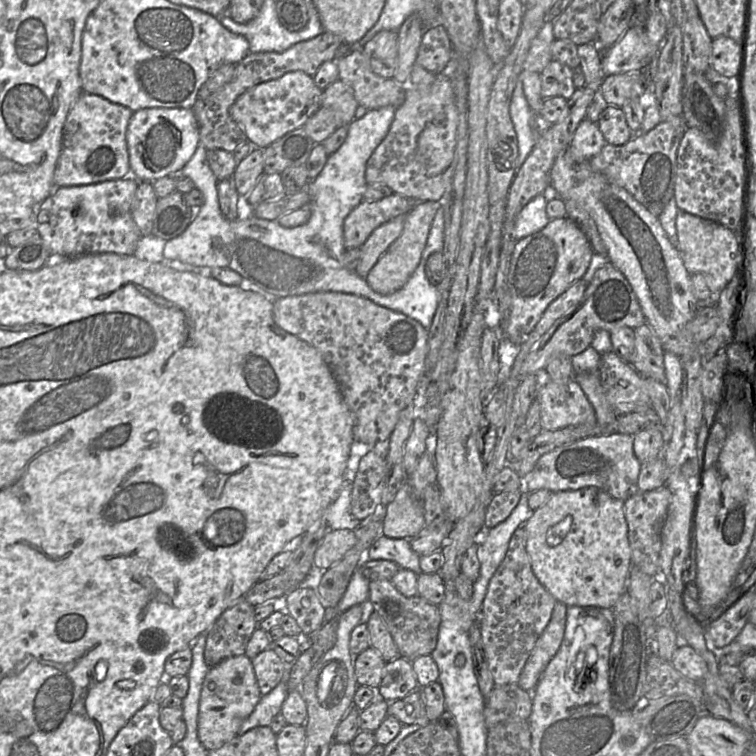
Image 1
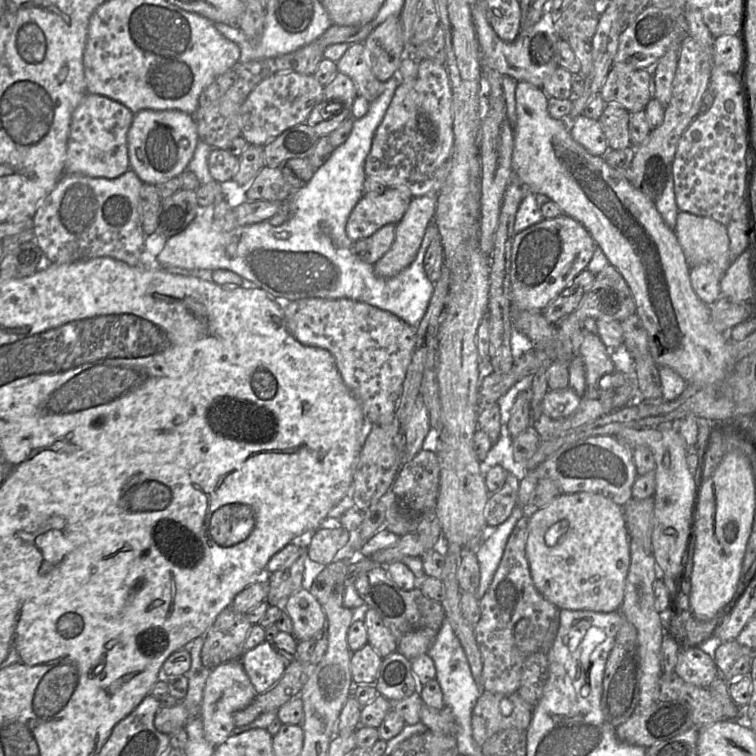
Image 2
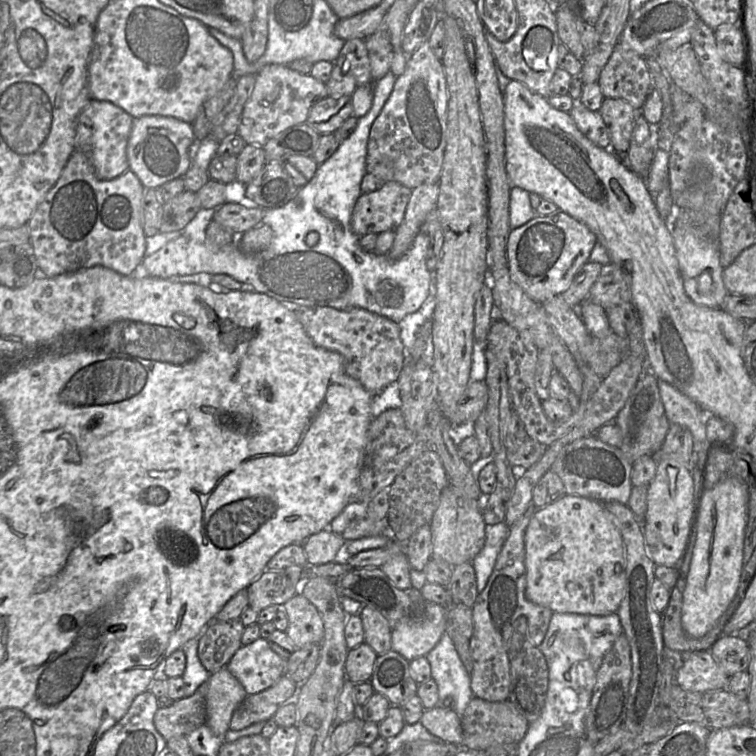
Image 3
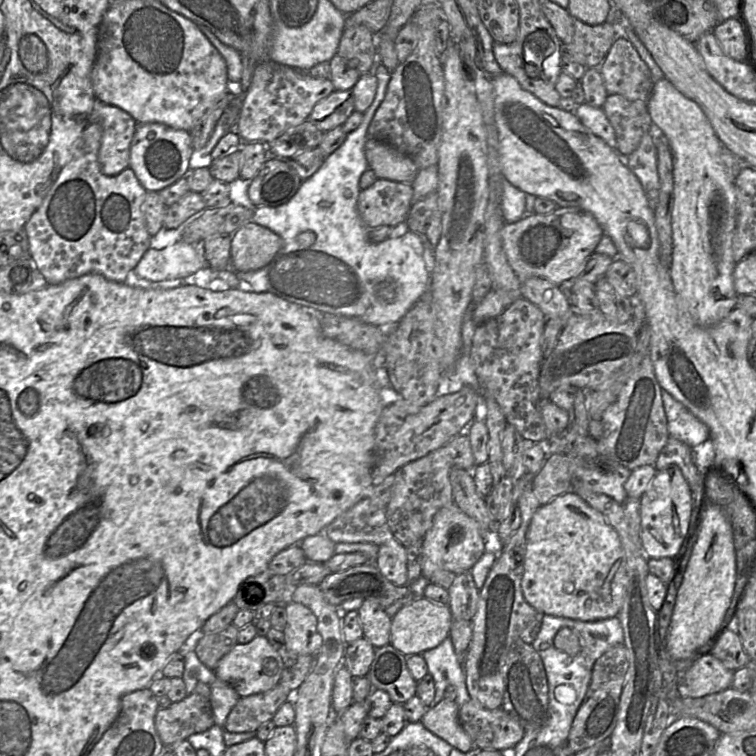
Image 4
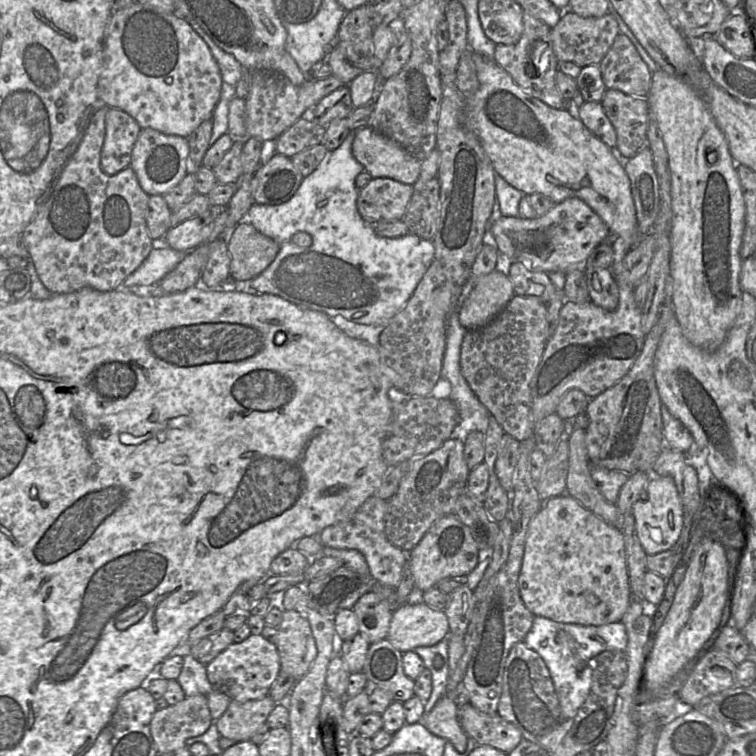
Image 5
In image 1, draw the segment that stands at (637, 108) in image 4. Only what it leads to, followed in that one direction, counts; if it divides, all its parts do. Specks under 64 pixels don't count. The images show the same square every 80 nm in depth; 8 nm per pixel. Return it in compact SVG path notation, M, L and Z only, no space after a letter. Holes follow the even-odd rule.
M607 106L598 120L598 127L608 144L621 146L634 137L622 108Z

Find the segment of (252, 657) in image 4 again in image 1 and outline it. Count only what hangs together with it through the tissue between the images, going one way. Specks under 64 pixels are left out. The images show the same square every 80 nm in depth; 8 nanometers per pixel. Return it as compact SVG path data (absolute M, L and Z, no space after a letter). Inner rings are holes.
M267 648L266 650L262 651L256 657L251 659L251 661L261 695L268 694L270 691L272 691L281 681L286 671L286 665L292 665L286 664L272 648Z

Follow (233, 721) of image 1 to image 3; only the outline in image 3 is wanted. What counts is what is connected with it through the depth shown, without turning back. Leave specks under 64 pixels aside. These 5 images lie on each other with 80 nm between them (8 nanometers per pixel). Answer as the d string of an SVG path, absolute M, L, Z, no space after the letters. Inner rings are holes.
M226 667L211 674L206 695L206 725L223 741L234 711L247 696L242 684Z

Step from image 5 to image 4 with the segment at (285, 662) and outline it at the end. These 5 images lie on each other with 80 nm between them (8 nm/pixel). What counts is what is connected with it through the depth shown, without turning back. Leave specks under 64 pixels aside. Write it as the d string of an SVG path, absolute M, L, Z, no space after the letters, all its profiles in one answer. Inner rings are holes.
M290 602L285 606L286 625L283 629L285 649L289 652L316 656L322 646L317 618L306 606Z

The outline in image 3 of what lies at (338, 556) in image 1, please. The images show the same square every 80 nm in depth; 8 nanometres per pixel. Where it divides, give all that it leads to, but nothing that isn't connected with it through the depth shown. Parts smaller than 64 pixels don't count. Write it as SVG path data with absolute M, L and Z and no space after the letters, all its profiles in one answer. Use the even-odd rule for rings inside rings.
M328 528L309 536L303 547L307 562L320 565L334 561L344 543L345 539Z

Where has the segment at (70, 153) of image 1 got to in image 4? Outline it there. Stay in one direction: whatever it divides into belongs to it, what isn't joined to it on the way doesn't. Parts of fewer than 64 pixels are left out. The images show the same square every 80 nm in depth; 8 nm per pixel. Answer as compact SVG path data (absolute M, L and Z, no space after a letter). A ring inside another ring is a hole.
M95 98L89 115L89 123L97 123L102 128L98 163L101 172L114 176L129 167L130 147L137 122L124 110Z

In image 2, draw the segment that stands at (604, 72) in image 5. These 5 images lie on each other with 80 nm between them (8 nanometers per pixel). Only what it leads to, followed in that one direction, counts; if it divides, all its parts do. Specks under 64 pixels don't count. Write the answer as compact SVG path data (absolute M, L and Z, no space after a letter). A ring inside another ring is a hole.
M614 63L600 91L605 103L616 103L630 113L643 111L653 97L650 69Z

